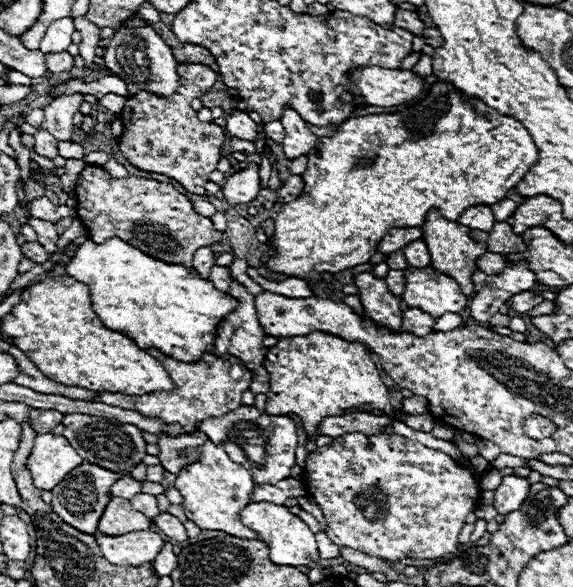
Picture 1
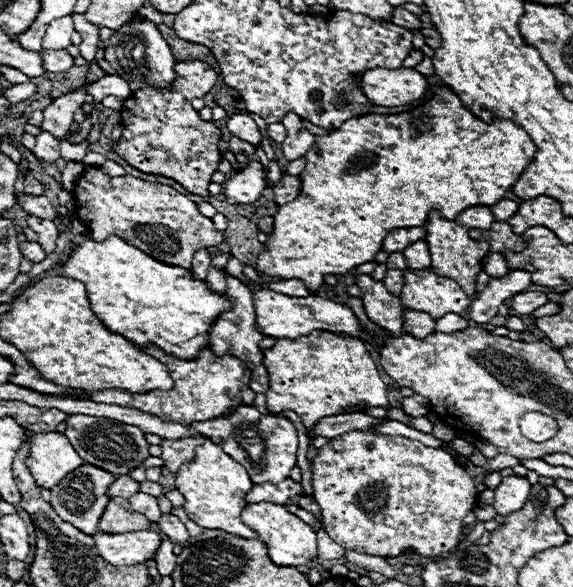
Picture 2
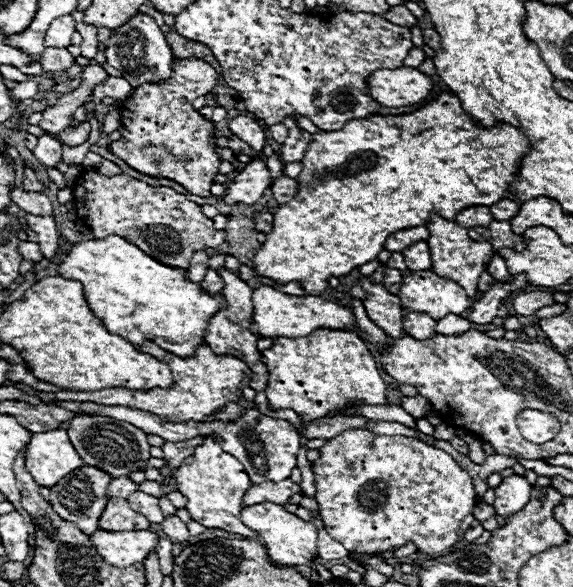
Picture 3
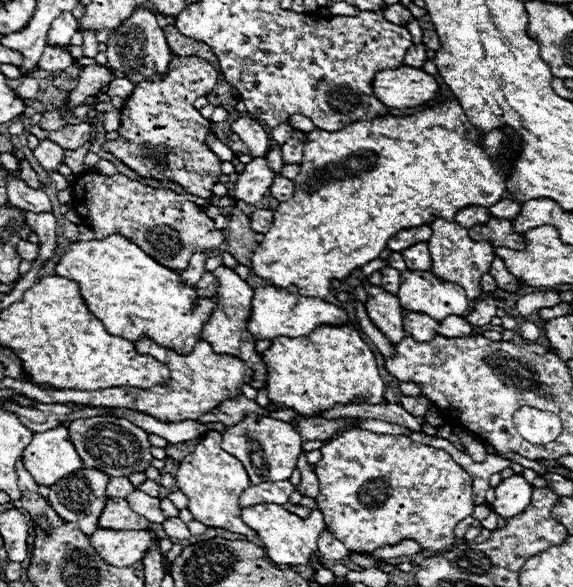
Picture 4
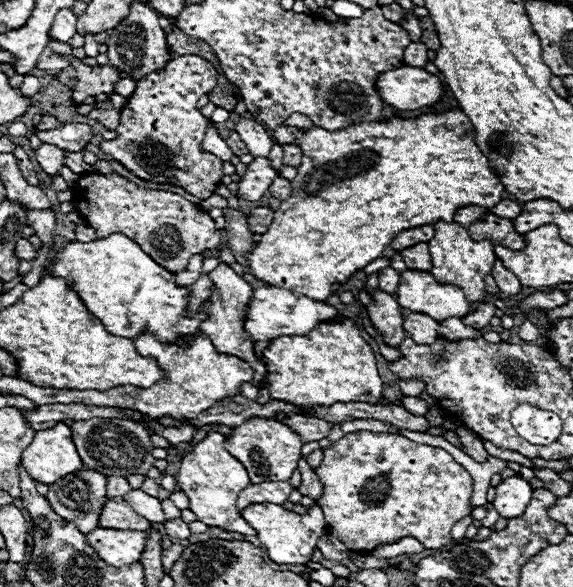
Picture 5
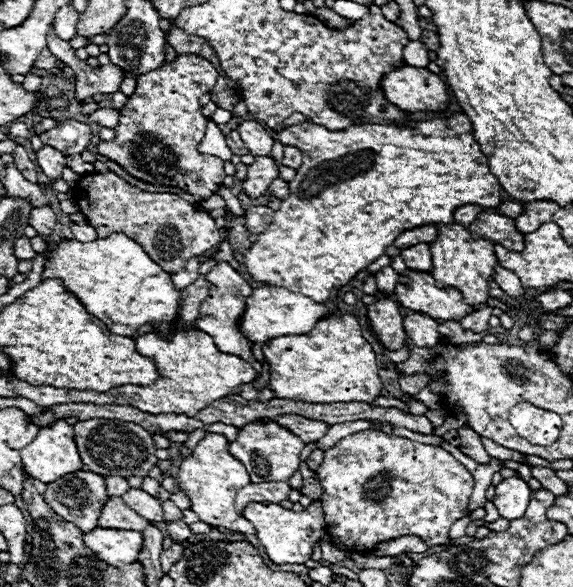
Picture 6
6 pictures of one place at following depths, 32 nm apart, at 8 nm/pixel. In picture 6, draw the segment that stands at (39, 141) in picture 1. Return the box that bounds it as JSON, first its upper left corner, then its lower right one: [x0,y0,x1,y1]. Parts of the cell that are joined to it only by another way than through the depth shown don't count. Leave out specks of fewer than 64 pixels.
[36,144,66,180]

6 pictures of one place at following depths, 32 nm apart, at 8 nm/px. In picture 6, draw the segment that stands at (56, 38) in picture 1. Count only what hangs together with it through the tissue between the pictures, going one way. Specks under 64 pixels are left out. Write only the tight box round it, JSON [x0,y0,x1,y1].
[54,6,78,40]

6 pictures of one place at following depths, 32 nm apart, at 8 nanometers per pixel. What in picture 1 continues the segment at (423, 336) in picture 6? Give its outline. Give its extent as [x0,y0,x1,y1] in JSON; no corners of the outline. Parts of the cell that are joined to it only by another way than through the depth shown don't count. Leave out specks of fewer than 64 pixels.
[402,308,434,336]

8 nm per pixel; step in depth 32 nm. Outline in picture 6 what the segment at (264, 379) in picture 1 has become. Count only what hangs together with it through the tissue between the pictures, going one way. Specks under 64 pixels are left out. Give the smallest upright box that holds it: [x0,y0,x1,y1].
[198,262,262,376]

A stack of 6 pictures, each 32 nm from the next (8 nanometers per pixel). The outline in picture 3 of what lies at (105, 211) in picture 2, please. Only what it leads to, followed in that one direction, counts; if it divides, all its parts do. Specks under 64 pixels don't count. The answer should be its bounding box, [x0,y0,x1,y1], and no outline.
[72,168,224,268]

